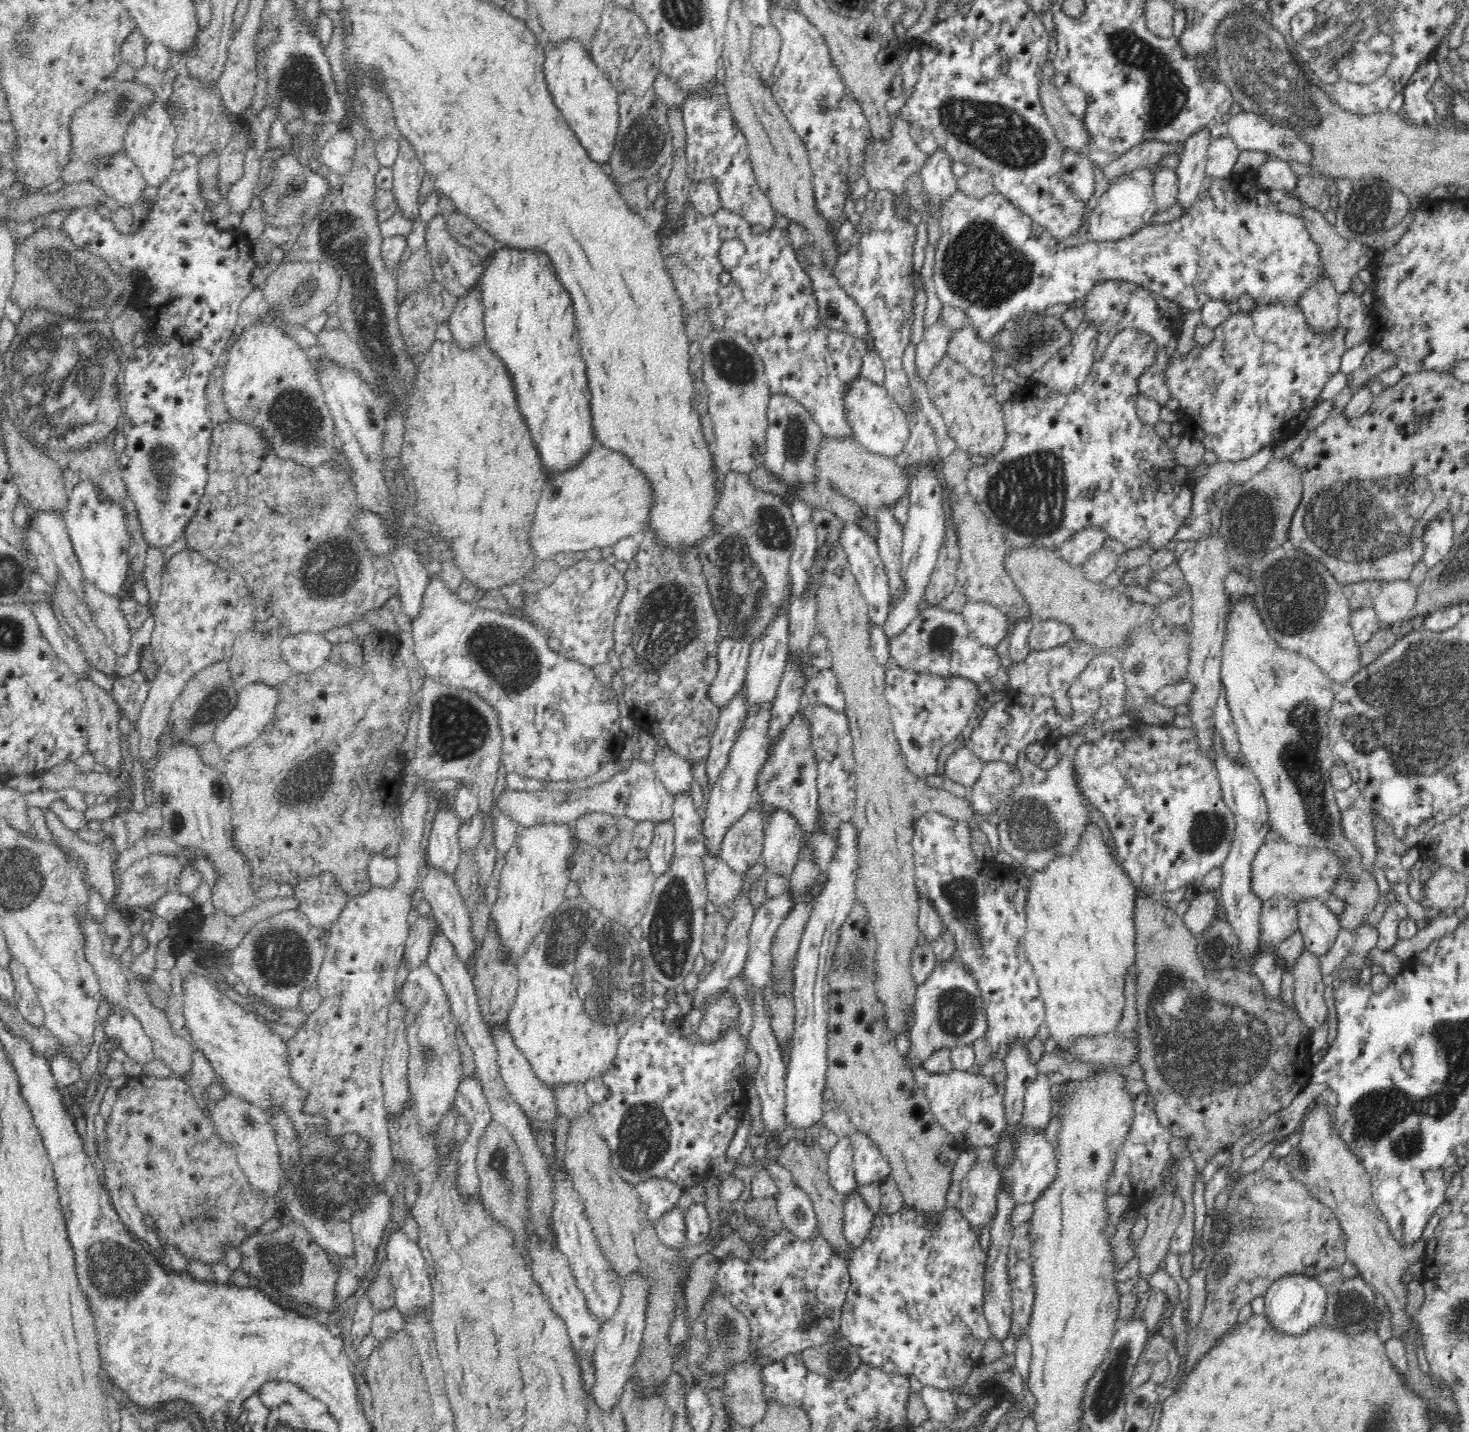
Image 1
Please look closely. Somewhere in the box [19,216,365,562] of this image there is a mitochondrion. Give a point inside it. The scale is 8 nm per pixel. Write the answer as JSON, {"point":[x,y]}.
{"point":[89,294]}

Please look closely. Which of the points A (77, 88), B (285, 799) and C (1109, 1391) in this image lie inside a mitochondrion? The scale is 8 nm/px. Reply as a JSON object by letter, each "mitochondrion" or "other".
{"A":"other","B":"mitochondrion","C":"mitochondrion"}

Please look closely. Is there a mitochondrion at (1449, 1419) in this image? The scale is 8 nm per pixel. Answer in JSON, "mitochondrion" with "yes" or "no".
{"mitochondrion":"no"}

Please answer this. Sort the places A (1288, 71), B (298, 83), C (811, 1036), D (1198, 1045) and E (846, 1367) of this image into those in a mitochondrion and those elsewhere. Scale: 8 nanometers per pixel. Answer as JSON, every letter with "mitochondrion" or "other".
{"A":"mitochondrion","B":"mitochondrion","C":"other","D":"mitochondrion","E":"mitochondrion"}

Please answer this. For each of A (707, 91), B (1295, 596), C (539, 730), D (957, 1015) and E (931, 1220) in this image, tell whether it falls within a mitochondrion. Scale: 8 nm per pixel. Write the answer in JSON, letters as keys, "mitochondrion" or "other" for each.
{"A":"other","B":"mitochondrion","C":"other","D":"mitochondrion","E":"other"}

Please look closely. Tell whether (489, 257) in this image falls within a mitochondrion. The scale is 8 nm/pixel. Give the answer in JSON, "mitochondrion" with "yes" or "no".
{"mitochondrion":"no"}

